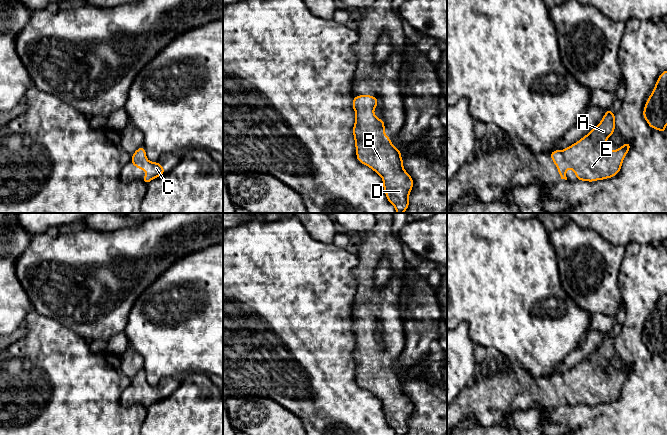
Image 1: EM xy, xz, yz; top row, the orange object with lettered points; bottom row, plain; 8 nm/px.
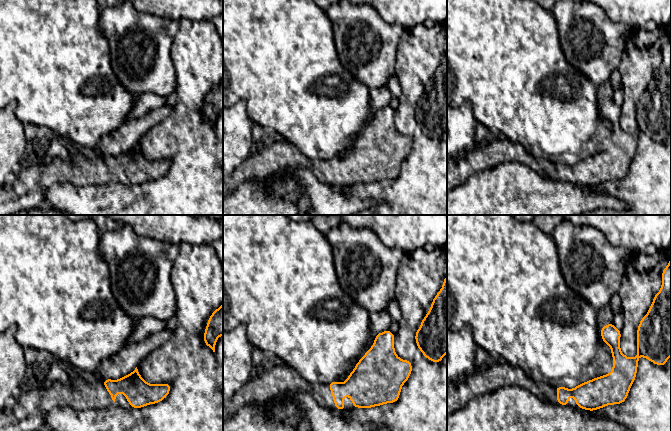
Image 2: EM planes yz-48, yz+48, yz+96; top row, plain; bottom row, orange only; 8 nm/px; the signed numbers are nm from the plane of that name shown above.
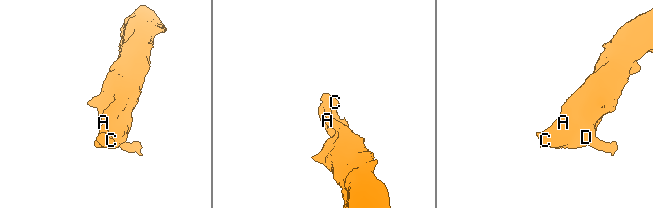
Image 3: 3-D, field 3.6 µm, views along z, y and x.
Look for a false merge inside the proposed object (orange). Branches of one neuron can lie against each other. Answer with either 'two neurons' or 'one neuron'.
one neuron

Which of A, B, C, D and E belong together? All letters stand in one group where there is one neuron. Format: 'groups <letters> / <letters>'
groups A B C D E

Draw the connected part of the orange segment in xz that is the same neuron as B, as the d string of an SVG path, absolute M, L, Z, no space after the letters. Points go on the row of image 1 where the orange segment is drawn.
M371 95L353 98L356 157L381 176L387 200L395 207L396 213L404 213L409 207L414 181L403 167L401 151L393 146L384 132L384 120L373 113L377 105L378 98Z

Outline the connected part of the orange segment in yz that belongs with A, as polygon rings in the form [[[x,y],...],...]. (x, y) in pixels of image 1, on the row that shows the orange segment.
[[[607,109],[600,123],[587,135],[563,151],[552,151],[550,157],[561,179],[567,180],[566,170],[569,168],[580,181],[594,182],[617,175],[631,144],[626,142],[617,150],[610,151],[605,143],[614,132],[615,113]]]

